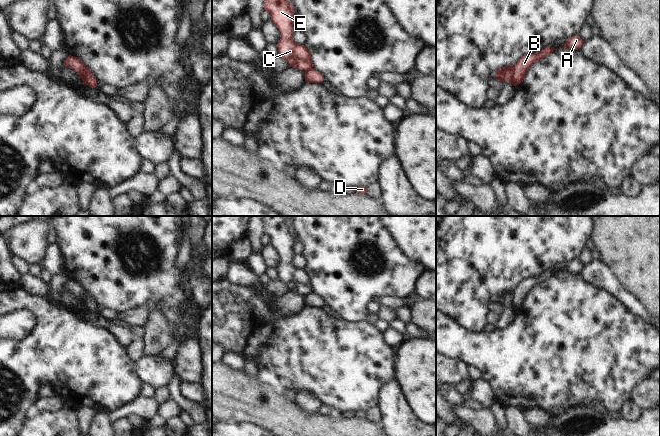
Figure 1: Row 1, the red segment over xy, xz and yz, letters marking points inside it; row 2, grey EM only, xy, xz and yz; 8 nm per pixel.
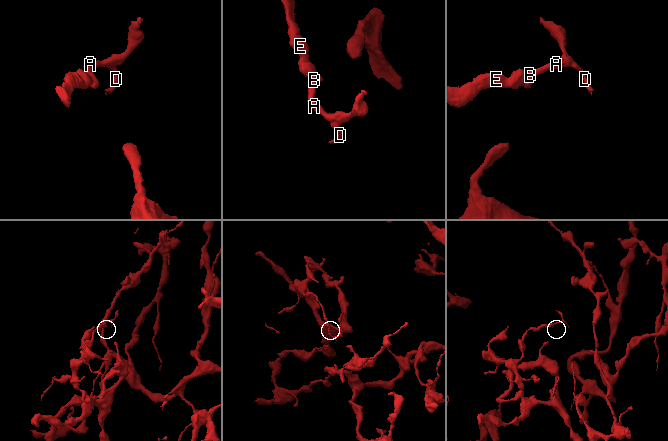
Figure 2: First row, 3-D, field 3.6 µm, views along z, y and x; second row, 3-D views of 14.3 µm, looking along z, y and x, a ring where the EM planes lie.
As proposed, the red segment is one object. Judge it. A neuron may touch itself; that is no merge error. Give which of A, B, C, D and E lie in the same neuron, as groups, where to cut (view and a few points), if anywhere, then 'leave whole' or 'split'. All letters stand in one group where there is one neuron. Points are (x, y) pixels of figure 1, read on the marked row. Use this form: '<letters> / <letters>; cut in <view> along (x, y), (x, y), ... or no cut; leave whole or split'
A B D / C E; cut in yz along (514, 66), (510, 80); split

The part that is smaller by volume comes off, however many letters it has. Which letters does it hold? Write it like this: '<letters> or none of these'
A, B, D

